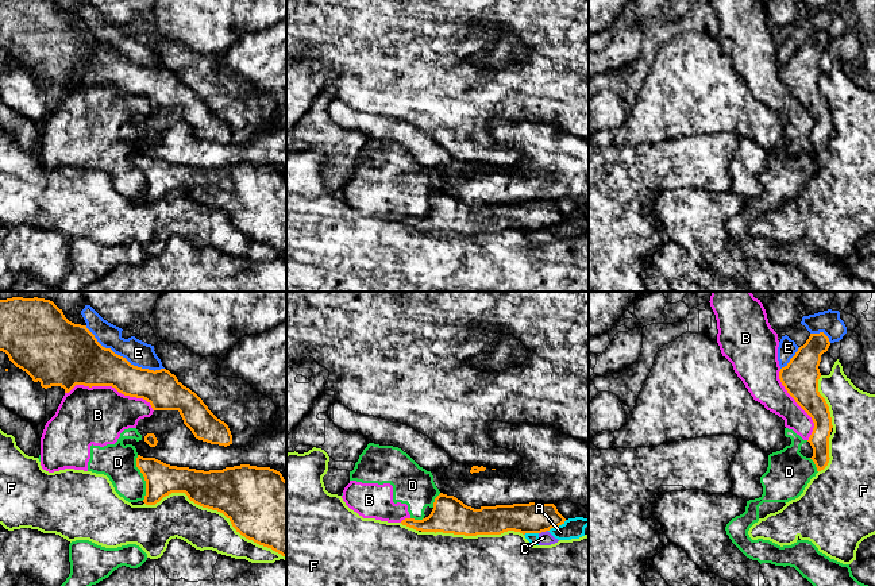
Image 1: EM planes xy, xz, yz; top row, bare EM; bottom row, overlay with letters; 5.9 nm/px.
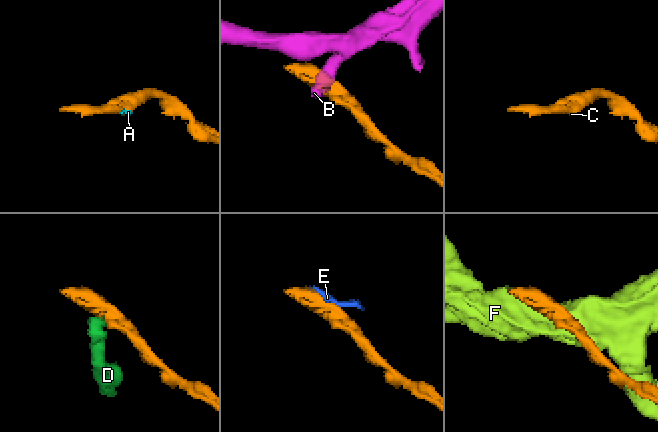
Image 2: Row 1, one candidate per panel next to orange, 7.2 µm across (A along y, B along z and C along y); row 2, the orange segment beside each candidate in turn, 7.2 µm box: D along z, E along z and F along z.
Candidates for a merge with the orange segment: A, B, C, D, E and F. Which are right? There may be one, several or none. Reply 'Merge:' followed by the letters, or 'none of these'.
Merge: none of these

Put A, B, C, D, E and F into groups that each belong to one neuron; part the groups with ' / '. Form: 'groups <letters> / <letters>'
groups A C / B D / E / F

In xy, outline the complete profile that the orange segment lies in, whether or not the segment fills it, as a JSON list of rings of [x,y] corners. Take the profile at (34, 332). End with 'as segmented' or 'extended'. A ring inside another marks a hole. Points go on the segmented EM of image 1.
[[[12,297],[0,300],[0,351],[26,371],[34,382],[47,389],[61,386],[69,393],[76,385],[112,386],[119,393],[146,400],[153,410],[178,410],[196,439],[219,446],[232,444],[228,425],[217,419],[203,400],[184,386],[166,369],[149,370],[103,347],[86,325],[69,321],[62,309],[45,298]]]; as segmented

